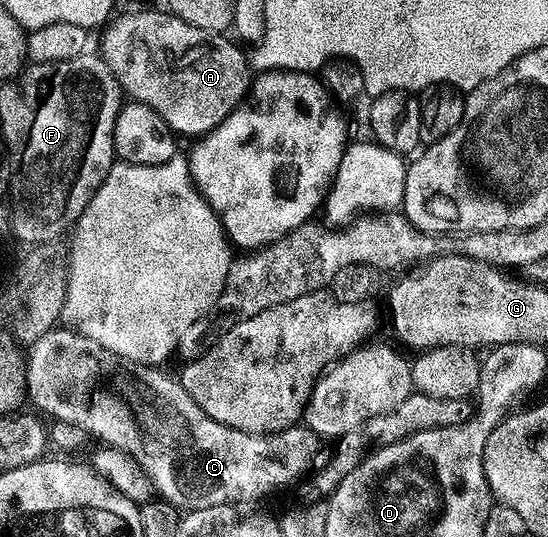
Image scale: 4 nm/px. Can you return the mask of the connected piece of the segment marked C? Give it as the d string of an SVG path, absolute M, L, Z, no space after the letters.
M66 326L56 327L37 338L37 342L30 344L29 352L31 356L26 357L26 365L30 403L35 403L40 413L48 412L52 421L73 422L81 426L88 437L100 436L104 445L132 456L146 470L158 495L180 510L192 512L222 504L240 506L270 492L279 492L297 483L310 470L319 452L321 437L306 426L287 428L266 436L233 430L233 426L209 418L176 377L174 380L166 376L158 367L143 366L138 369L138 380L131 373L132 365L113 354L113 350L105 350L105 346L93 342L93 338L85 338Z

